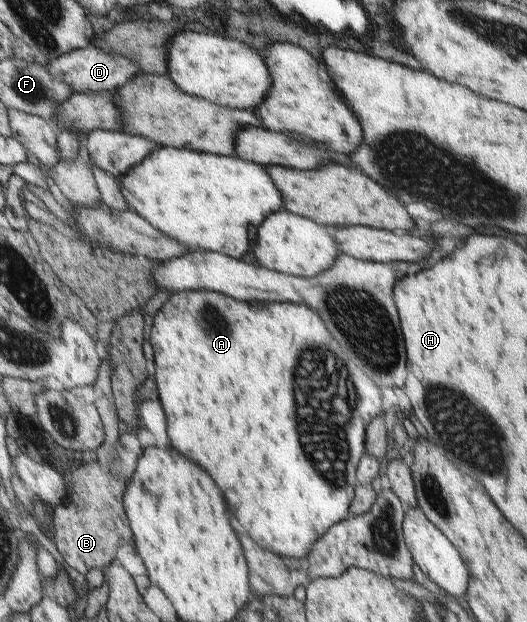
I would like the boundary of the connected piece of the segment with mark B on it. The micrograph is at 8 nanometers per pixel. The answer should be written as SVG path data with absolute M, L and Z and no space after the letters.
M108 346L100 348L103 353L99 377L94 388L88 393L96 405L101 419L105 424L105 443L96 451L97 461L80 464L76 463L71 470L72 488L70 496L64 504L53 508L55 528L57 532L55 544L63 558L71 568L85 577L94 569L110 566L124 542L135 538L131 522L126 512L124 495L127 484L124 479L116 479L111 471L111 460L117 453L120 444L121 420L115 403L112 389L112 355L108 354Z

